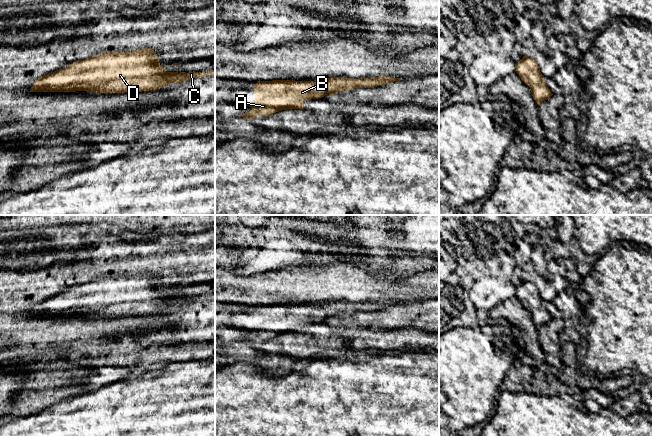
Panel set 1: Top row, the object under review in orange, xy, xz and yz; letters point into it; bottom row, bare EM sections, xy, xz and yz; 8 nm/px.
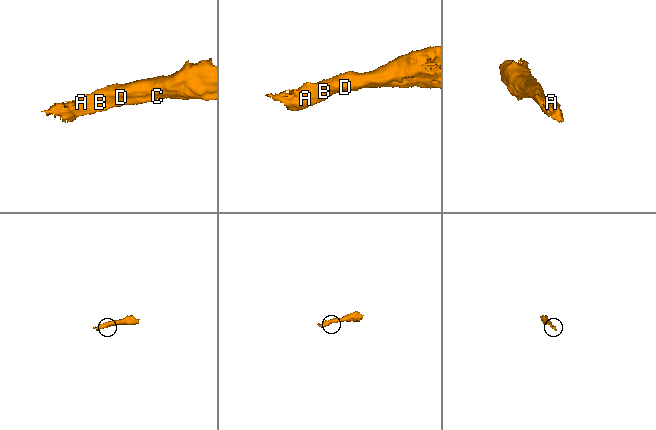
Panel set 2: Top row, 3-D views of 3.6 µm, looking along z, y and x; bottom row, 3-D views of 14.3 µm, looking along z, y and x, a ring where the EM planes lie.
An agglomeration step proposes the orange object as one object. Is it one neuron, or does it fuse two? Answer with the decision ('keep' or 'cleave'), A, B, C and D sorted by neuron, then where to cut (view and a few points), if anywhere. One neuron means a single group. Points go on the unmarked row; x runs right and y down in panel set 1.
keep | A B C D | no cut

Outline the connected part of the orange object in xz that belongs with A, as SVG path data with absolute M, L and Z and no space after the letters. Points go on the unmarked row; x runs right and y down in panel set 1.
M378 300L378 301L367 301L367 302L344 302L344 301L333 301L324 302L314 305L293 305L293 304L272 304L272 305L257 305L253 310L255 317L255 323L252 327L244 328L251 332L248 337L238 339L239 341L245 341L253 344L257 340L269 340L272 337L289 334L289 333L302 333L306 324L322 322L325 319L335 319L340 315L350 315L355 312L375 312L378 310L384 310L394 305L400 305L405 303L393 302L390 300Z

